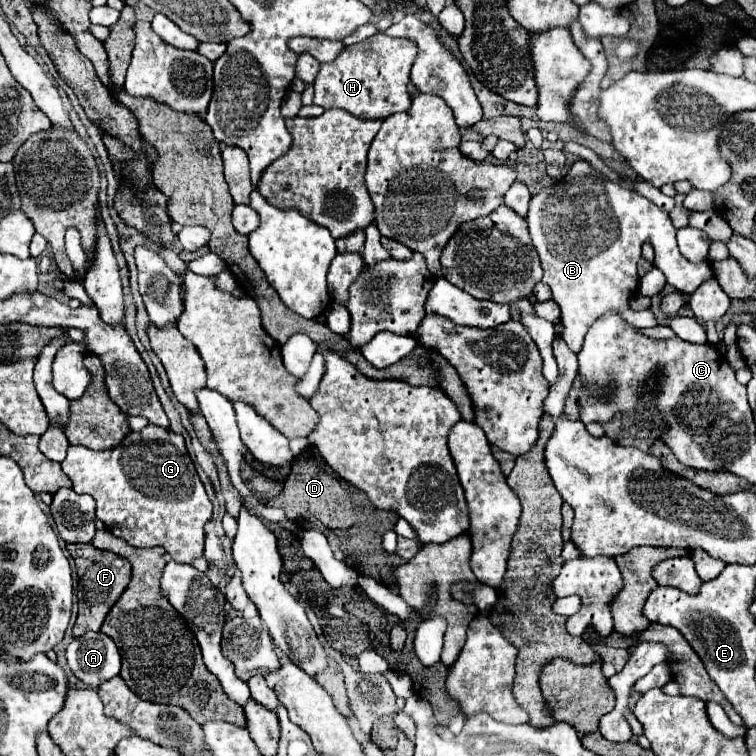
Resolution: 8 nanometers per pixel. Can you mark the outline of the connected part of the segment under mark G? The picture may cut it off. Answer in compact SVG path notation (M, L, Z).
M149 424L139 432L129 432L119 446L105 452L93 452L83 446L69 446L61 468L71 478L75 492L87 492L95 498L97 518L107 526L107 530L111 530L111 534L139 548L163 546L177 562L191 564L195 558L204 555L205 522L211 518L213 506L187 454L183 436L173 434L171 430L159 430L157 426Z

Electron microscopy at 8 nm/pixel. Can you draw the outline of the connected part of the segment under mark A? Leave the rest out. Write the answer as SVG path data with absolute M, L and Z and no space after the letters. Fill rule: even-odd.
M85 632L67 646L71 672L89 688L99 688L121 670L121 656L115 642L103 632Z

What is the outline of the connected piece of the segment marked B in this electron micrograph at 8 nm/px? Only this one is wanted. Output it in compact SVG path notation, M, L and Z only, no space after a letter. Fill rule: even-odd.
M579 160L571 166L569 174L559 180L555 186L541 190L537 196L531 198L529 204L529 214L527 214L527 224L529 224L529 234L533 240L533 246L541 258L543 264L543 282L551 286L553 290L553 300L561 308L561 324L565 326L563 330L563 340L573 352L579 352L583 346L584 337L597 318L601 318L607 312L619 314L623 320L627 320L633 326L657 326L657 320L653 313L647 309L646 313L639 313L629 308L629 298L635 294L638 288L639 277L637 274L637 262L641 258L641 246L645 242L653 242L655 251L655 262L666 277L666 281L675 290L684 294L693 294L705 280L713 276L711 264L707 262L689 262L683 258L683 254L677 248L675 242L675 230L673 224L661 208L657 208L651 200L645 196L637 194L635 190L627 186L619 186L609 182L601 172L593 170L585 160Z

